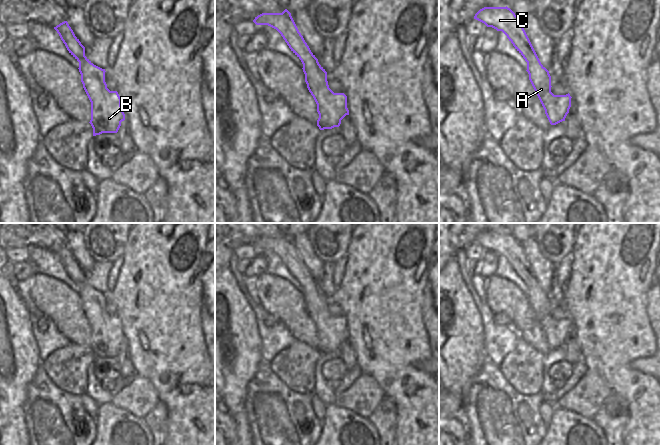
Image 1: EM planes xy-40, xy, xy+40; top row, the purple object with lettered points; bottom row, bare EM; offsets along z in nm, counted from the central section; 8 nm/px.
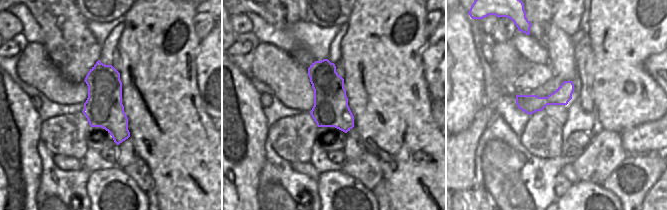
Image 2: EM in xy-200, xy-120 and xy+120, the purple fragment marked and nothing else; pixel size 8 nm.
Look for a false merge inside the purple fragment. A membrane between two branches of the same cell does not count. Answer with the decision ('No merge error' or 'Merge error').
No merge error

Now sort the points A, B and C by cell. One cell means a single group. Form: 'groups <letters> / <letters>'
groups A B C

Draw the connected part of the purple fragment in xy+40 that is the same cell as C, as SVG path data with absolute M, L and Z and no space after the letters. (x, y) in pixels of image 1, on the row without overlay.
M507 230L484 231L474 240L474 243L502 255L515 273L527 286L529 304L545 334L551 349L565 345L571 331L571 320L554 319L551 316L551 300L541 288L521 246L521 243Z

